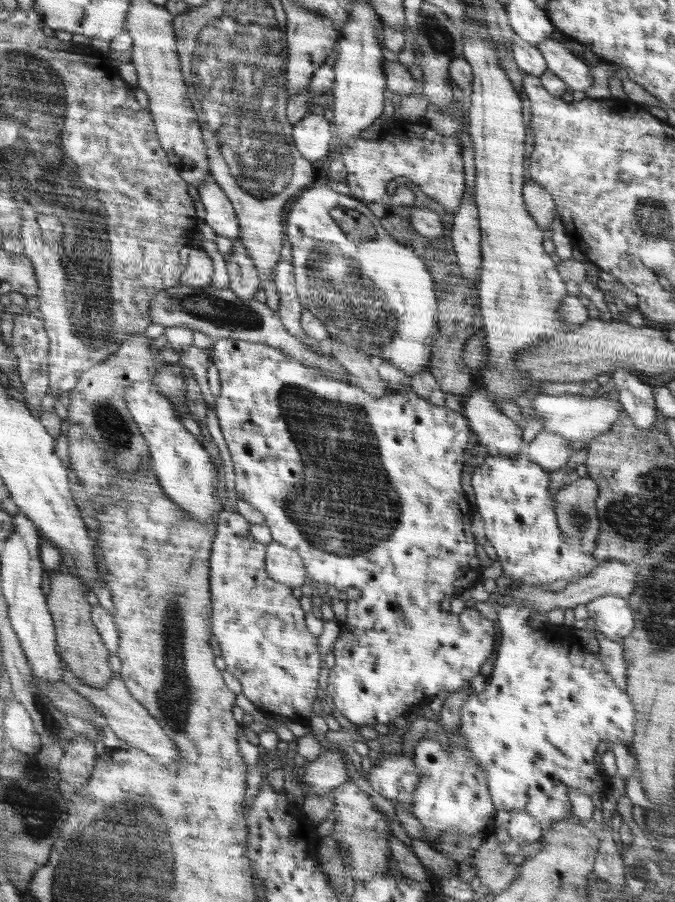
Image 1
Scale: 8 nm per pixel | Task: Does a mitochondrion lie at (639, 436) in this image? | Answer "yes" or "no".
no

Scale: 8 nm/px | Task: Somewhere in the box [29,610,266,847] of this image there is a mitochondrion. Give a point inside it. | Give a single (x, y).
(51, 724)

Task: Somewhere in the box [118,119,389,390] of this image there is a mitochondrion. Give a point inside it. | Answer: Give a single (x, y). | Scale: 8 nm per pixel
(218, 311)

